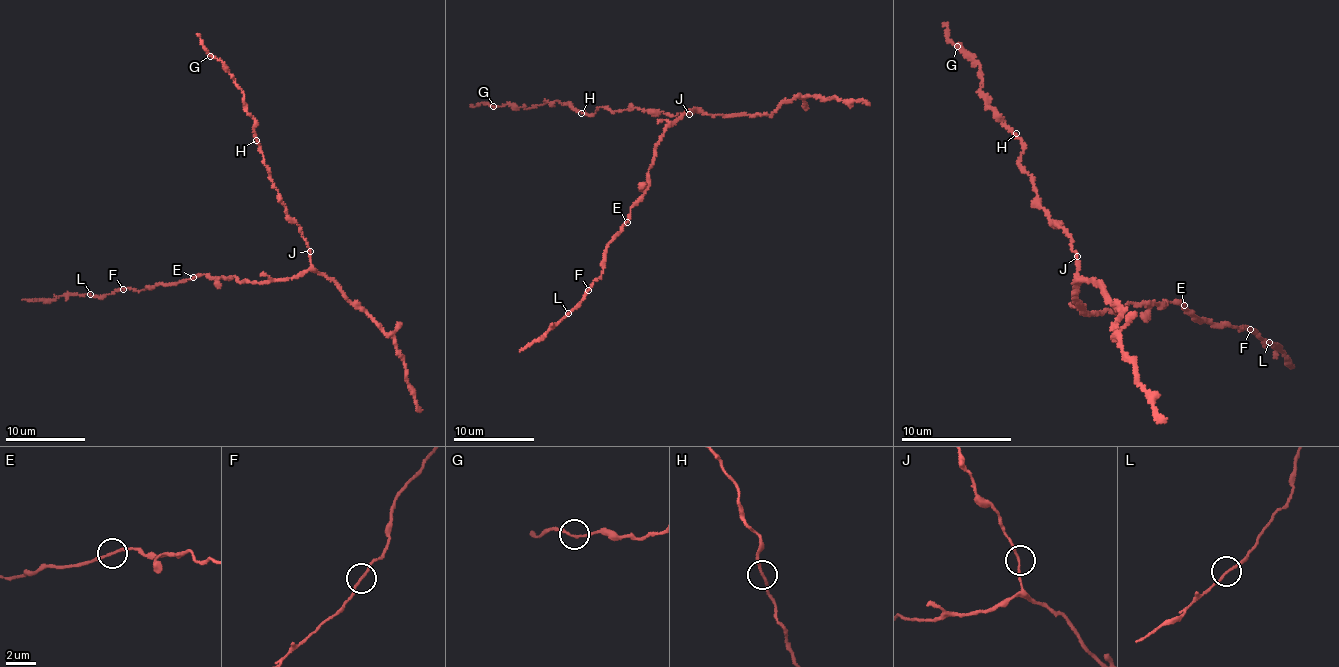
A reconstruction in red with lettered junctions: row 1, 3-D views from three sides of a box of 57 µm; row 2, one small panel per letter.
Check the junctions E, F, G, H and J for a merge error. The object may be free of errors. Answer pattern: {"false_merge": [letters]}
{"false_merge": ["F"]}

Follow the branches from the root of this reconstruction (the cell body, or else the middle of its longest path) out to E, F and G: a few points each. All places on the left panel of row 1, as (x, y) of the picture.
E: (281, 279), (254, 284), (244, 279), (239, 282), (234, 276), (226, 280), (211, 280), (203, 274), (193, 277)
F: (281, 279), (254, 284), (244, 279), (239, 282), (234, 276), (211, 280), (203, 274), (144, 290), (123, 289)
G: (281, 279), (310, 267), (310, 249), (264, 163), (241, 89), (210, 56)

